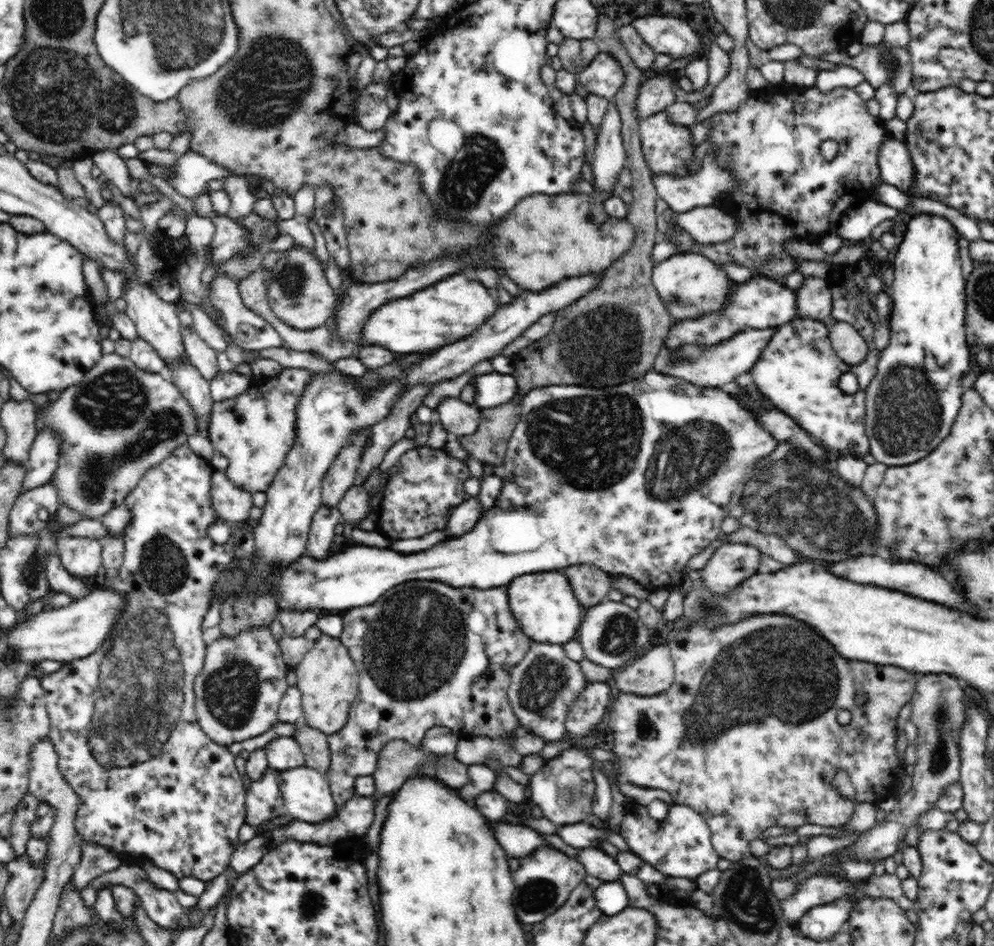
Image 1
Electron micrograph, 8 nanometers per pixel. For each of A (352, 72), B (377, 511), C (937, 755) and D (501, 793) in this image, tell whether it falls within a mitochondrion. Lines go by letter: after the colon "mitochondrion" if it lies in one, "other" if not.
A: other
B: other
C: mitochondrion
D: other

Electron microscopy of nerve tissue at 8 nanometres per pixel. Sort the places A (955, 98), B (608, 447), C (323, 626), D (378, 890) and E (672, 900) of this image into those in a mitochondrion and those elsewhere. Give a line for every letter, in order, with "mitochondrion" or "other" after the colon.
A: other
B: mitochondrion
C: other
D: other
E: other

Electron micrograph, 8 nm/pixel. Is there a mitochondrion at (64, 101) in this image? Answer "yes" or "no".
yes

